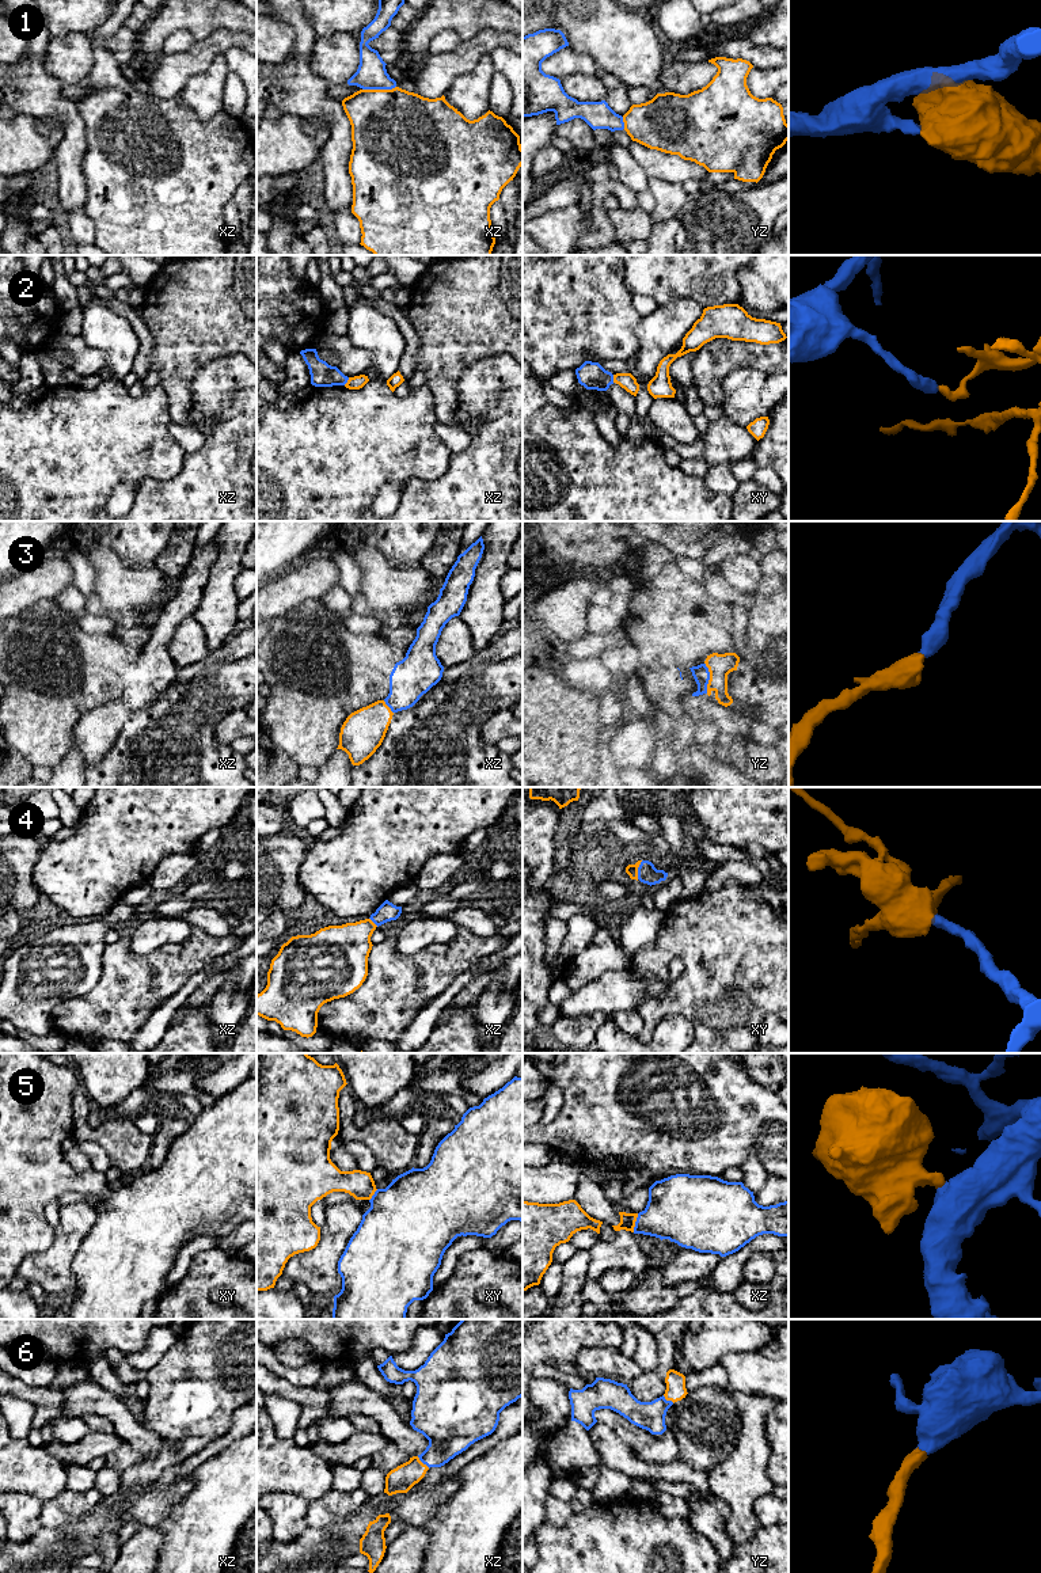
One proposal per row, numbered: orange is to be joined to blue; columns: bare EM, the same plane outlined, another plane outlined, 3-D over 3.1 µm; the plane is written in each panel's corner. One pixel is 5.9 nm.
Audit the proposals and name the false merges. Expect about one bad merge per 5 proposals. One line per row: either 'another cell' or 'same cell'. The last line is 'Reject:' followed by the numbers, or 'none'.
1: same cell
2: another cell
3: same cell
4: same cell
5: same cell
6: same cell
Reject: 2

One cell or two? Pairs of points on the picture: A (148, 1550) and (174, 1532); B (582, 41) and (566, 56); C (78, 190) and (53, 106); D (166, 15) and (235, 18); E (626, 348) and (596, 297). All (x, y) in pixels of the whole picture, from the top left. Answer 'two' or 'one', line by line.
A: two
B: two
C: one
D: one
E: one

